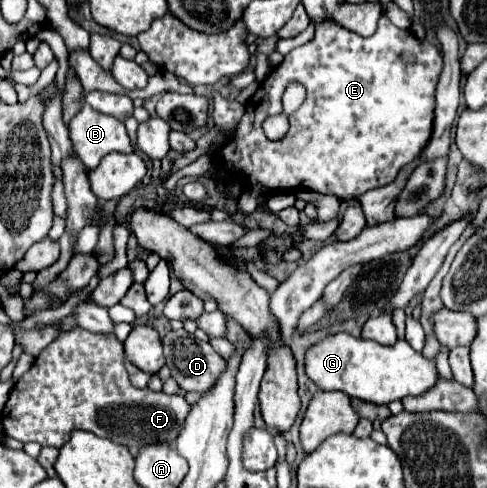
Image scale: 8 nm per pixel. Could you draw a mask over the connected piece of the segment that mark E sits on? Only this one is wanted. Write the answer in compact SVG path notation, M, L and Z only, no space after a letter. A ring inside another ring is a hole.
M385 16L379 18L377 30L369 38L349 32L331 20L317 22L315 38L291 50L249 98L237 134L221 148L221 166L235 176L241 172L247 184L265 184L271 192L289 192L303 186L319 194L335 194L347 200L347 196L355 196L355 192L387 186L397 178L403 166L419 160L423 148L431 140L435 84L441 68L443 58L433 44L419 40L411 30L399 30ZM291 80L307 88L307 98L303 106L289 116L287 134L280 140L269 140L263 132L263 120L283 112L281 96Z

